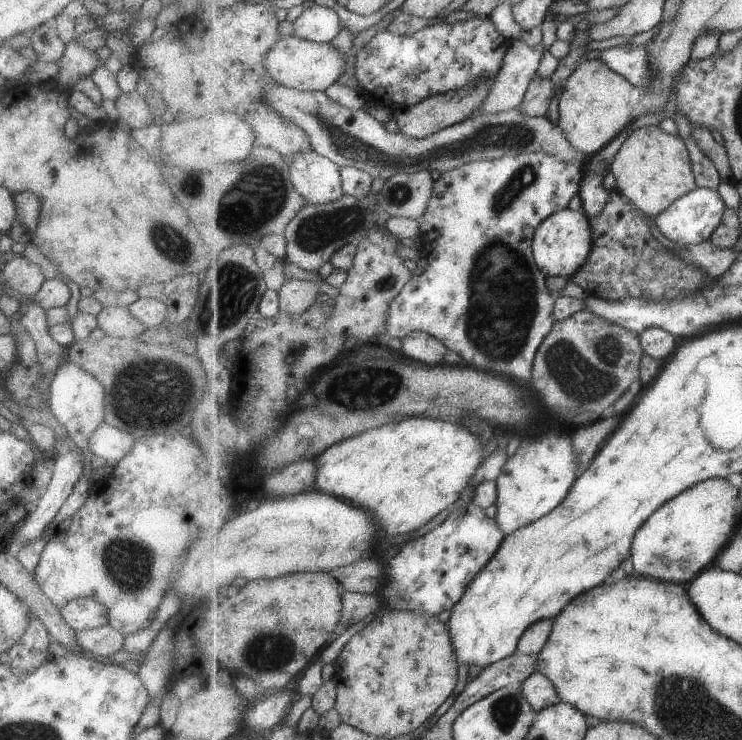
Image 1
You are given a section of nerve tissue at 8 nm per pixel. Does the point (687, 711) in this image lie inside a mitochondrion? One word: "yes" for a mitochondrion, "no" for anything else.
yes

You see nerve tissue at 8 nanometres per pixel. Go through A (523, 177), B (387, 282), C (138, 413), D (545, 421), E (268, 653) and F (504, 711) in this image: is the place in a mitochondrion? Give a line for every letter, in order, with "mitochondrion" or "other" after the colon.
A: mitochondrion
B: mitochondrion
C: mitochondrion
D: other
E: mitochondrion
F: mitochondrion

